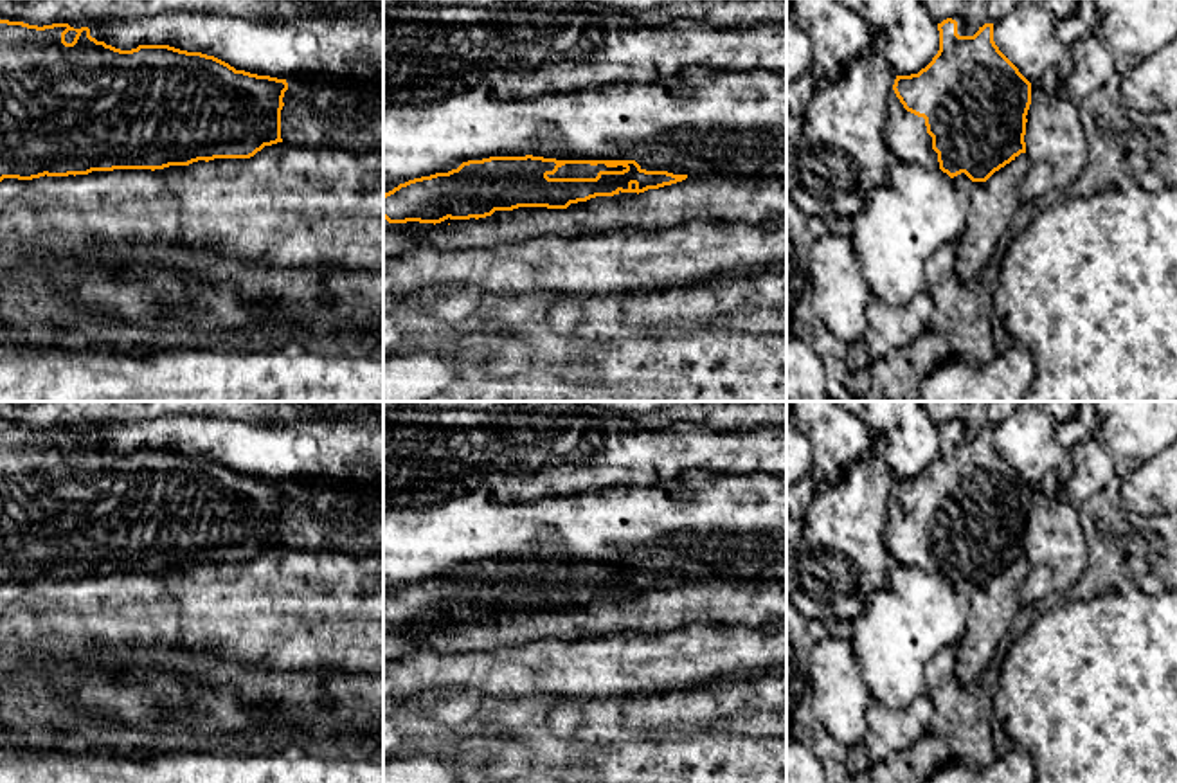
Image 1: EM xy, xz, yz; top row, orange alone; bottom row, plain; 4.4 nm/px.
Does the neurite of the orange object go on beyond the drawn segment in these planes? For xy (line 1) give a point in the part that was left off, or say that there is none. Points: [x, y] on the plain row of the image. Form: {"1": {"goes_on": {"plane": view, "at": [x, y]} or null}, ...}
{"1": {"goes_on": null}}

